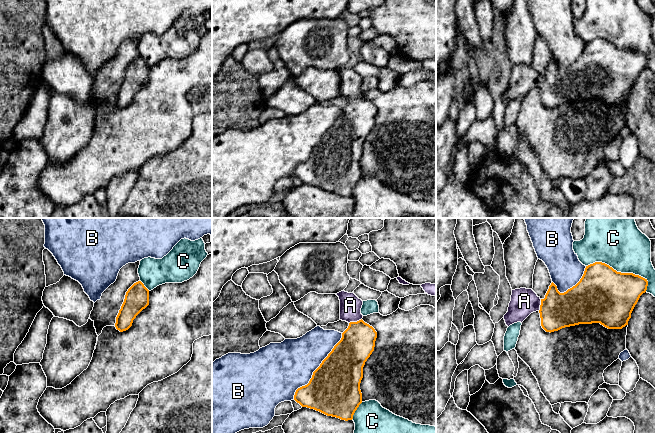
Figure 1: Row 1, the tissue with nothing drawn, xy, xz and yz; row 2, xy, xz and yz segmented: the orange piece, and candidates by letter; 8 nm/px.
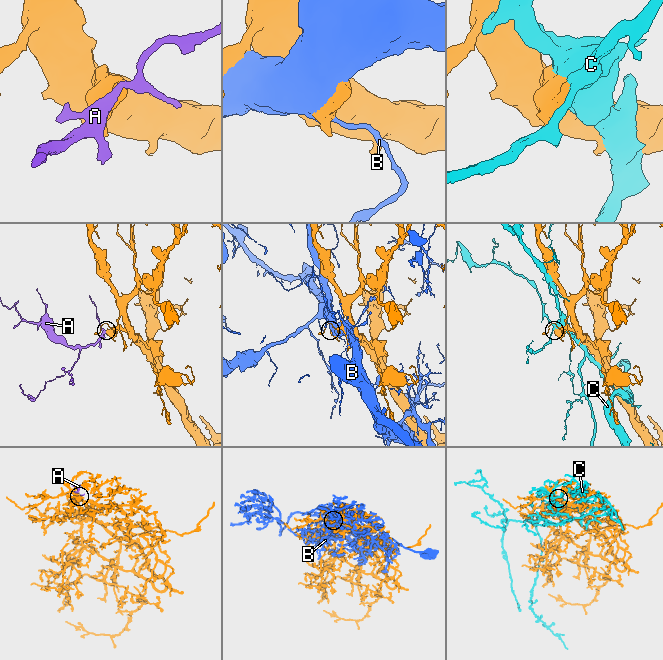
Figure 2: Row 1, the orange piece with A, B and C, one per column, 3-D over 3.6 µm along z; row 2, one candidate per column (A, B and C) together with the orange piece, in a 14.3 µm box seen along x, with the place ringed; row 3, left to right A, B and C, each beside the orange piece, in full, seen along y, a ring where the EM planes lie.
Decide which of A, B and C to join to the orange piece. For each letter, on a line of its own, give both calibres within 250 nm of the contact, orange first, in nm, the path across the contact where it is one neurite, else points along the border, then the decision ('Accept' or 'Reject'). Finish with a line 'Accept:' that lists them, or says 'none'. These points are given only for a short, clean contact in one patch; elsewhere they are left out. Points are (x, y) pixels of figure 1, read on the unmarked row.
A: Thickness 280 nm (orange) against 180 nm. Path across: xz (357, 119), (355, 98), (350, 88), (350, 81). Accept
B: Thickness 420 nm (orange) against 400 nm. Reject
C: Thickness 440 nm (orange) against 380 nm. Reject
Accept: A

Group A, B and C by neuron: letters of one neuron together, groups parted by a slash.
A / B / C

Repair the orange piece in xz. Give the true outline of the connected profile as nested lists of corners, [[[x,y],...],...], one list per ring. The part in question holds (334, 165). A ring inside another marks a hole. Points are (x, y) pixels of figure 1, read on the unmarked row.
[[[341,67],[336,71],[340,76],[340,96],[348,98],[349,102],[342,109],[341,116],[313,148],[309,159],[296,166],[294,176],[302,183],[348,197],[353,195],[355,187],[362,179],[360,159],[363,154],[363,143],[374,127],[377,108],[362,96],[361,75],[353,68]]]

